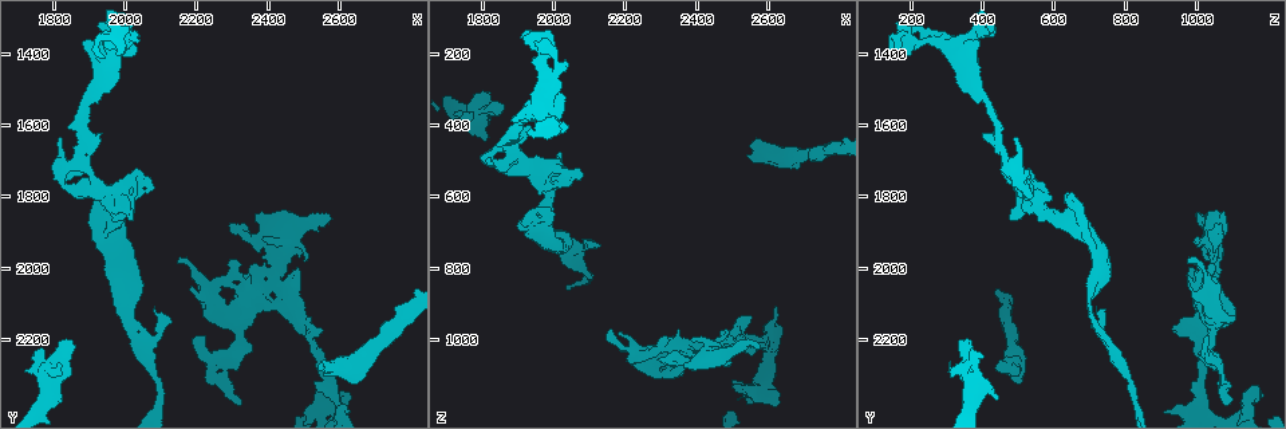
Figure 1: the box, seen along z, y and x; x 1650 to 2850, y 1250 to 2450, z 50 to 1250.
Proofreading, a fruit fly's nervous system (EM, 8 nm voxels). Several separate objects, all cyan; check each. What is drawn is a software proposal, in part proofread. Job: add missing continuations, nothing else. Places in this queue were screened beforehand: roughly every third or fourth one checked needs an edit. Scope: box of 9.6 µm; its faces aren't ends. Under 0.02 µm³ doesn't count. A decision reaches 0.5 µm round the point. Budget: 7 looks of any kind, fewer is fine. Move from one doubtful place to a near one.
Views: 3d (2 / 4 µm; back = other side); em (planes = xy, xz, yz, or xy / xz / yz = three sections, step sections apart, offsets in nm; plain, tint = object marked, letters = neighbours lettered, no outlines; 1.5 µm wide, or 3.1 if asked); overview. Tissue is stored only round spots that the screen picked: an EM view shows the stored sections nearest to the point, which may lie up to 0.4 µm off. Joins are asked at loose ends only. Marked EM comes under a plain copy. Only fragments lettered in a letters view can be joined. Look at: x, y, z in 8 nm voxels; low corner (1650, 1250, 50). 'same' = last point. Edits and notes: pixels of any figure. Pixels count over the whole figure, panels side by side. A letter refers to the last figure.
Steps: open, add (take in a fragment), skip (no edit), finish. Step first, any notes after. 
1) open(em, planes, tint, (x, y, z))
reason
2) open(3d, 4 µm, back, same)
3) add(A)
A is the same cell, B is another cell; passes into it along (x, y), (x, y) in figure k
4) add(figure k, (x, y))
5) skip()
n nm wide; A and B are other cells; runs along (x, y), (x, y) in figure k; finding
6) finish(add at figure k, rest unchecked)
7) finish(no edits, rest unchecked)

open(3d, 2 µm, (2040, 1360, 210))
free end

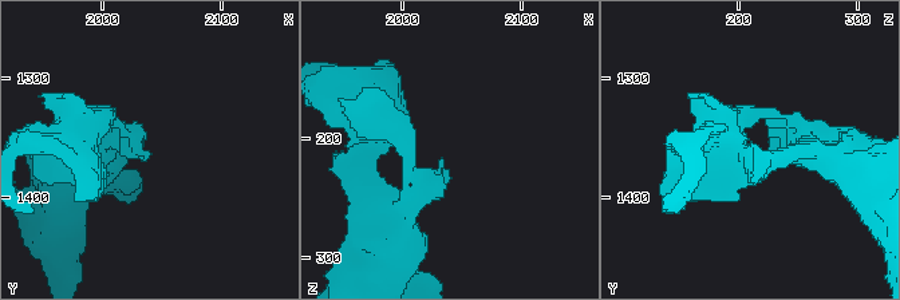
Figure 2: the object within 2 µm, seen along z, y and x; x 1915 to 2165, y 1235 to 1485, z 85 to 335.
open(em, xy, step 8, letters, (2036, 1366, 220))

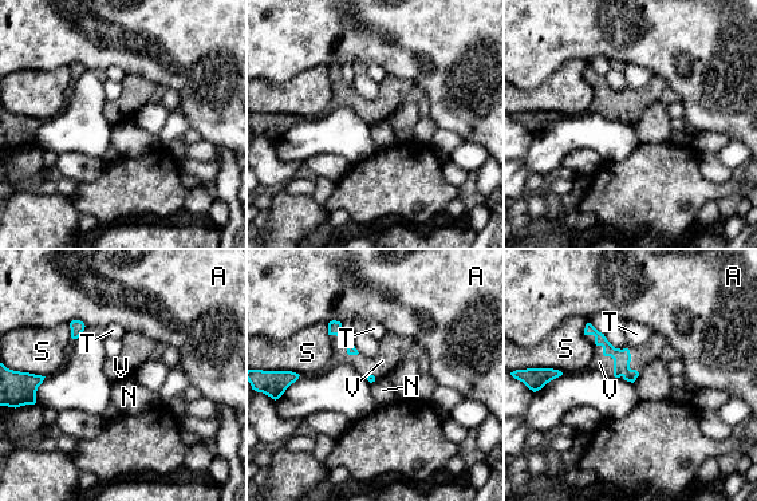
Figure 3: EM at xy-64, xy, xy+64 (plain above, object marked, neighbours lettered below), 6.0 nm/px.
open(em, planes, letters, same)

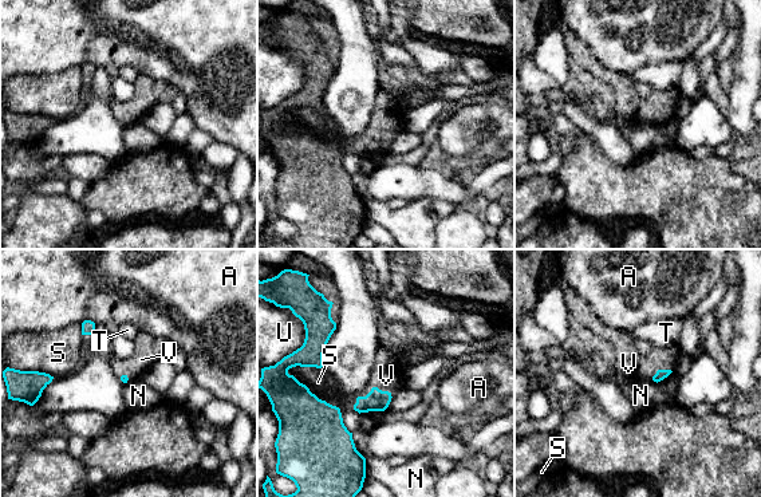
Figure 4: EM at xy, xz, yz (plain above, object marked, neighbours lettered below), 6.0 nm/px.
add(V)
V is the same cell, A, N, S, T and U are other cells; passes into it along (377, 399), (371, 390), (386, 375) in figure 4; the neuron continues

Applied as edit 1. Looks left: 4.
open(overview)

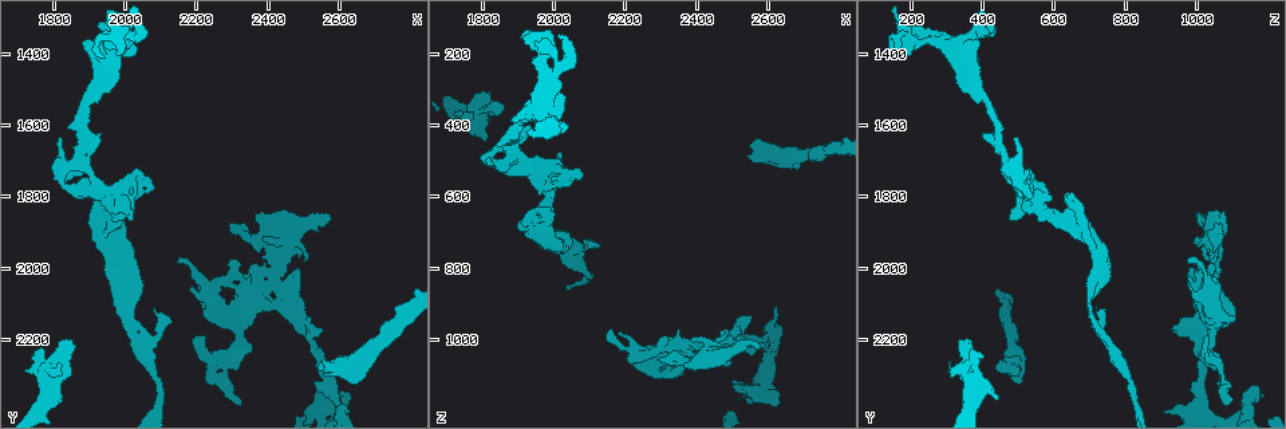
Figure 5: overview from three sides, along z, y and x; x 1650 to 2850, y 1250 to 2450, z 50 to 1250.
open(em, 3.1 µm, planes, tint, (2550, 2260, 450))
stops while still wide

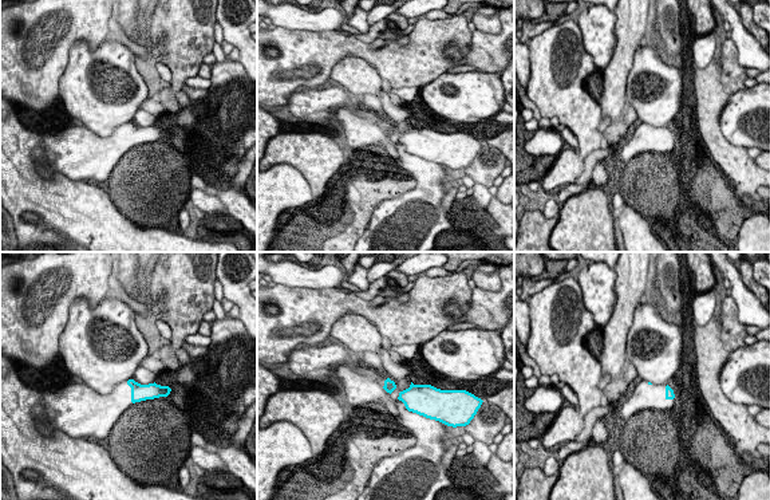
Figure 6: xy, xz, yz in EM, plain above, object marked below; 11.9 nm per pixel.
open(em, 3.1 µm, planes, letters, same)
see the neighbours

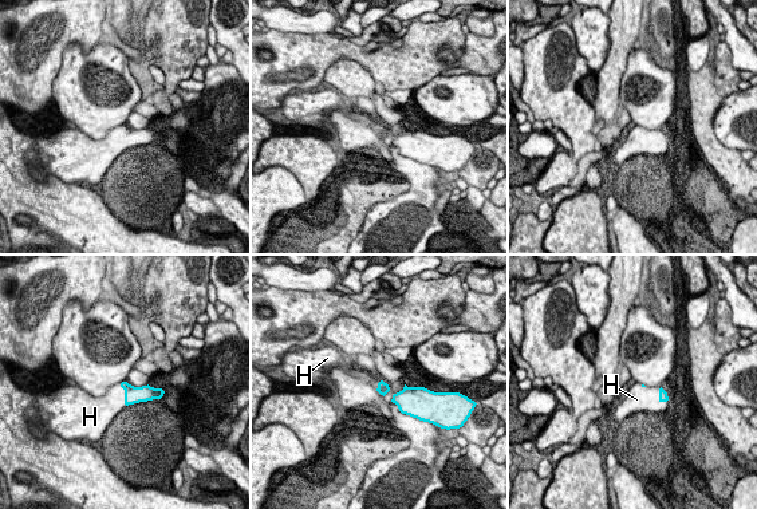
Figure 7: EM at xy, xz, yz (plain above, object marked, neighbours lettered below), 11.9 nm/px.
add(H)
H is the same cell; passes into it along (133, 394), (125, 398), (107, 406) in figure 7; the neuron continues

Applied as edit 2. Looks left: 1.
open(em, planes, letters, (2610, 2350, 1190))
branch stops here

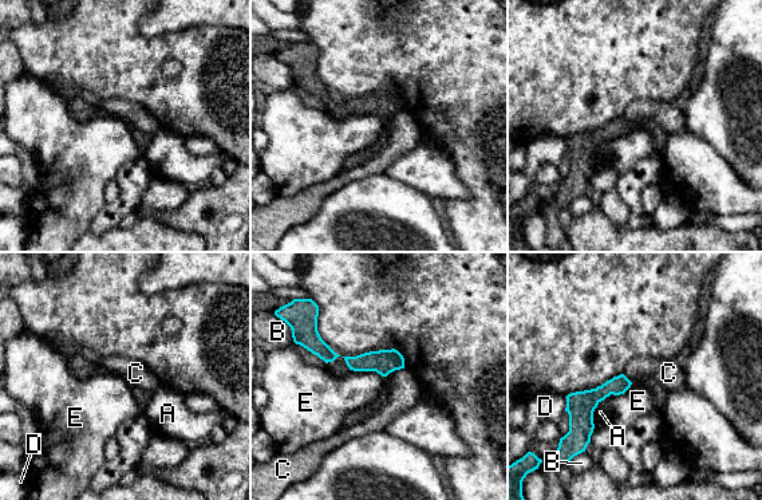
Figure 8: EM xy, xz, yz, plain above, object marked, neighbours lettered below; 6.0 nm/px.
skip()
A, B, C, D and E are other cells; none of them fits

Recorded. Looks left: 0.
finish(add at figure 4, add at figure 7, rest unchecked)

